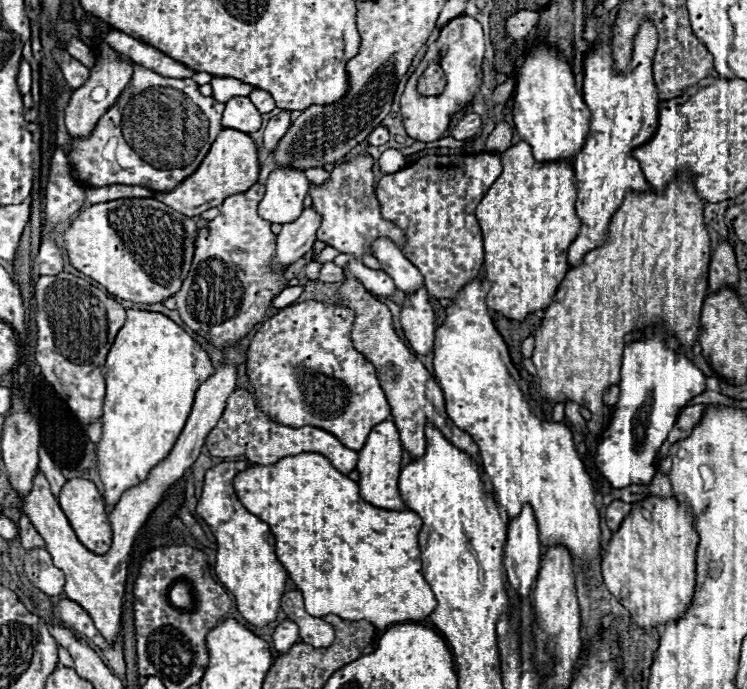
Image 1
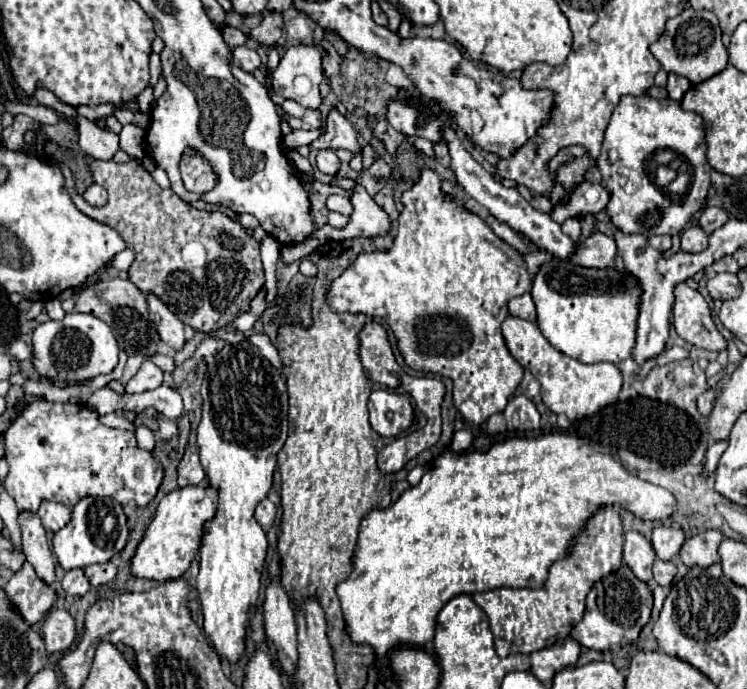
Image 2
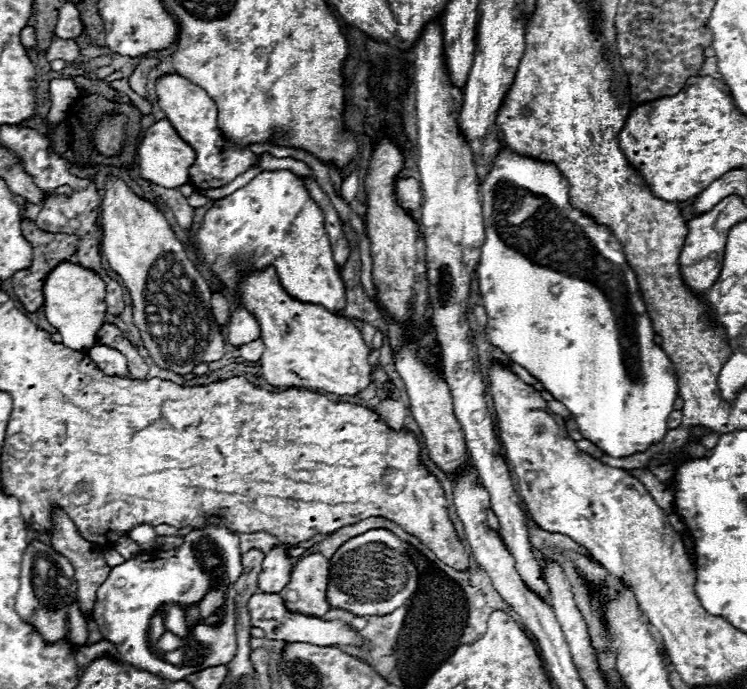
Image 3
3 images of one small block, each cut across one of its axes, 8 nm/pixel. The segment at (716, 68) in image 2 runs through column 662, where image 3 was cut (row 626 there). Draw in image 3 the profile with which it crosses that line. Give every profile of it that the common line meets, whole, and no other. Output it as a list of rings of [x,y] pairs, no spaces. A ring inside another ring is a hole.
[[[42,542],[28,544],[22,556],[20,590],[16,594],[18,616],[24,622],[32,624],[40,632],[44,642],[56,644],[58,640],[64,640],[70,634],[68,610],[70,610],[70,604],[76,602],[76,598],[78,598],[78,584],[74,580],[74,568],[68,562],[68,558],[64,558],[54,548]]]

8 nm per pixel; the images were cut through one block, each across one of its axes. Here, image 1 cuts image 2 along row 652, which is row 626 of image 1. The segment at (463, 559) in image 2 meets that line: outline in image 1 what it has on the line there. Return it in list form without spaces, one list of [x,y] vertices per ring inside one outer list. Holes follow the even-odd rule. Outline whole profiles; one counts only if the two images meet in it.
[[[300,452],[300,454],[294,454],[294,456],[284,456],[276,464],[266,464],[266,466],[250,464],[246,470],[236,474],[232,484],[234,484],[236,496],[240,498],[240,502],[254,516],[258,516],[262,522],[266,522],[270,526],[270,530],[274,534],[274,540],[276,540],[276,556],[282,562],[282,566],[286,568],[288,576],[296,582],[298,590],[302,592],[308,614],[316,614],[316,616],[338,614],[344,620],[368,620],[378,630],[386,630],[390,624],[398,624],[398,622],[422,622],[436,608],[436,598],[434,598],[428,582],[422,576],[422,562],[420,562],[420,548],[418,548],[418,532],[422,528],[420,516],[410,512],[410,510],[384,510],[384,508],[376,508],[370,502],[362,500],[360,498],[360,490],[358,490],[358,482],[354,482],[346,474],[338,472],[326,456],[322,456],[318,452]]]

